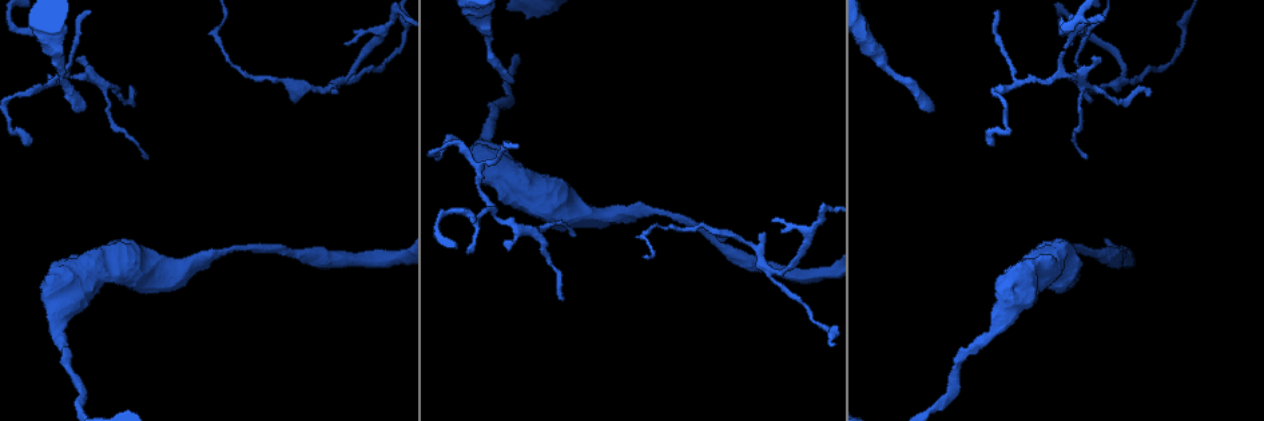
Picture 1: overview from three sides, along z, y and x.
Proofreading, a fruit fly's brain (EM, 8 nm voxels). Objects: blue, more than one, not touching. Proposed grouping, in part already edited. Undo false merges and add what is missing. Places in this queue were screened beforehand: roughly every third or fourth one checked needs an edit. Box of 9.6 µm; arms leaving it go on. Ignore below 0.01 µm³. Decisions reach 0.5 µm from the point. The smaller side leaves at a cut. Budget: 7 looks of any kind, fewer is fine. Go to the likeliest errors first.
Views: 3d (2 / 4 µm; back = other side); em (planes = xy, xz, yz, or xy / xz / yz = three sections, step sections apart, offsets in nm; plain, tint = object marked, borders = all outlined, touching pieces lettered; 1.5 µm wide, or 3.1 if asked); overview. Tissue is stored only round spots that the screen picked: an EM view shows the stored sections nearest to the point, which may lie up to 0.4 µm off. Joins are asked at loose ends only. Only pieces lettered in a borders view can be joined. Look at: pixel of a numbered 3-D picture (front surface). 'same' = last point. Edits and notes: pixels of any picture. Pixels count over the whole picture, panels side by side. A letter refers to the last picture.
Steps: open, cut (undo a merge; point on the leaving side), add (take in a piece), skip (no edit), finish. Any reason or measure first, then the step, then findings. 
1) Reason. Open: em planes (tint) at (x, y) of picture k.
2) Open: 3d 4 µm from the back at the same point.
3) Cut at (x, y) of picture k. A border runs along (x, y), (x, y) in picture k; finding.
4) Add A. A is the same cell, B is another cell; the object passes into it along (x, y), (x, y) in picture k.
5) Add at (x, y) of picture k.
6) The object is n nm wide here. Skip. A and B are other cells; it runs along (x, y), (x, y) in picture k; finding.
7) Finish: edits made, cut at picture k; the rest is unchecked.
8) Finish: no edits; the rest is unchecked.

Free end. Open: 3d 4 µm at (933, 105) of picture 1.

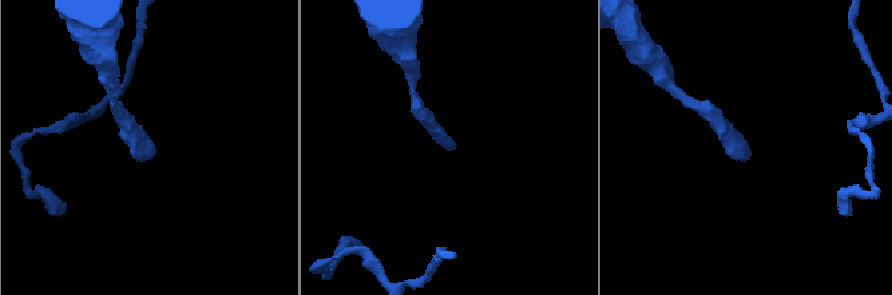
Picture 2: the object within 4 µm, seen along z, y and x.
Need the tissue. Open: em planes (borders) at (452, 148) of picture 2.

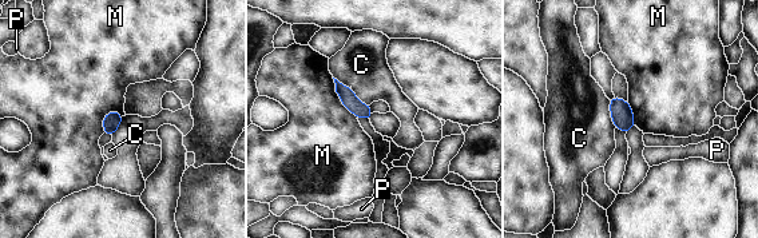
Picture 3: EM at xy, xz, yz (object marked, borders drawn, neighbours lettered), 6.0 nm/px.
Skip. C, M and P are other cells; it runs along (338, 86), (368, 114) in picture 3; none of them fits.

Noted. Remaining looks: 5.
Tapers out. Open: em planes (tint) at (992, 145) of picture 1.

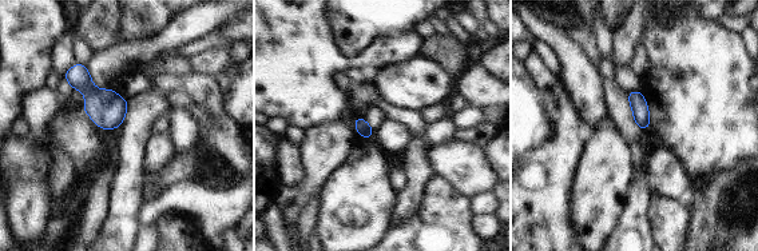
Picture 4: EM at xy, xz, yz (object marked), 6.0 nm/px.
Open: em planes (borders) at the same point.

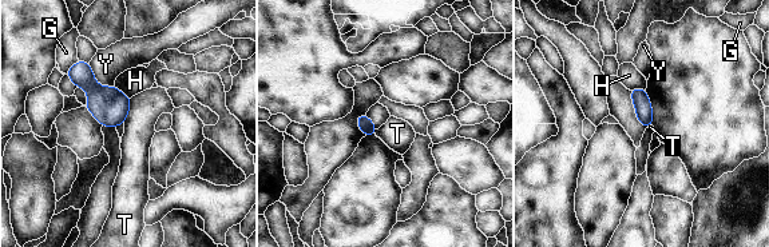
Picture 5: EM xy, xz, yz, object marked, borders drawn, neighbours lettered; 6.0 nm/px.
Skip. G, H, T and Y are other cells; no lettered piece goes on from it.

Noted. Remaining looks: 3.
Tapers out. Open: 3d 4 µm at (148, 157) of picture 1.

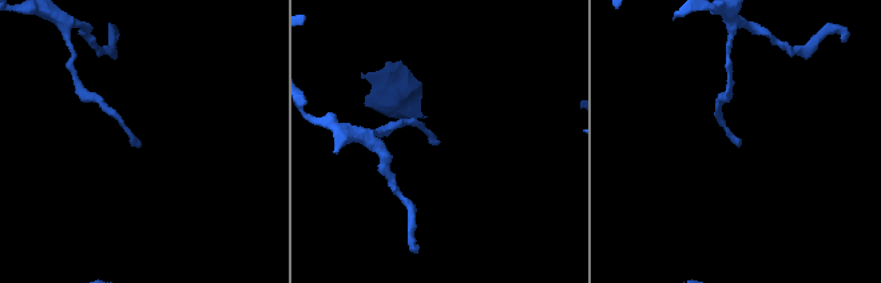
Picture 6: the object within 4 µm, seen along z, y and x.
Open: em planes (tint) at (139, 145) of picture 6.

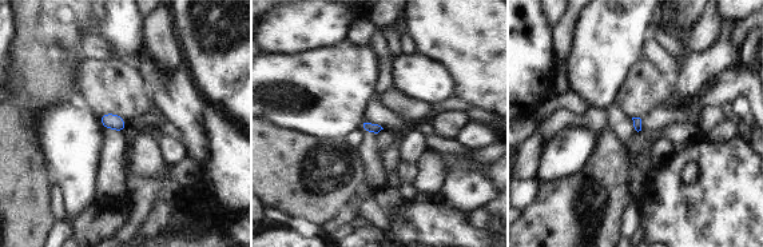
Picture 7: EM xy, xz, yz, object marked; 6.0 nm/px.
See the neighbours. Open: em planes (borders) at the same point.

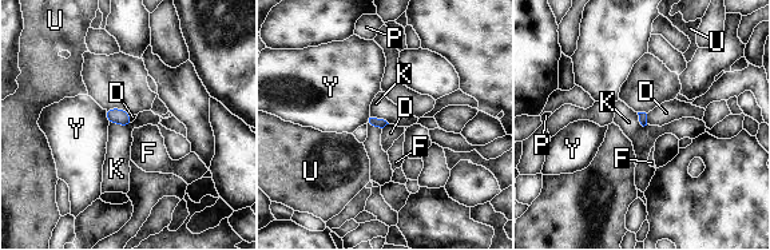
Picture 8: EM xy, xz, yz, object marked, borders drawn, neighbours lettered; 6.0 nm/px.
Skip. D, F, K, P, U and Y are other cells; a border runs along (110, 122), (123, 126), (133, 122) in picture 8; no lettered piece goes on from it.

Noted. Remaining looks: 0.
Finish: no edits; the rest is unchecked.

